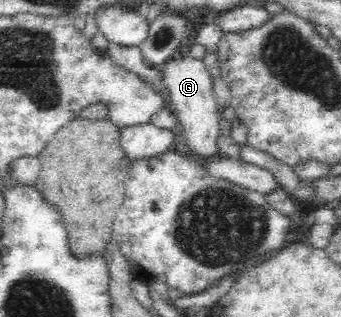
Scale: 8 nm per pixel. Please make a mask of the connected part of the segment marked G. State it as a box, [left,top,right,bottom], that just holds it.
[163,55,221,160]

